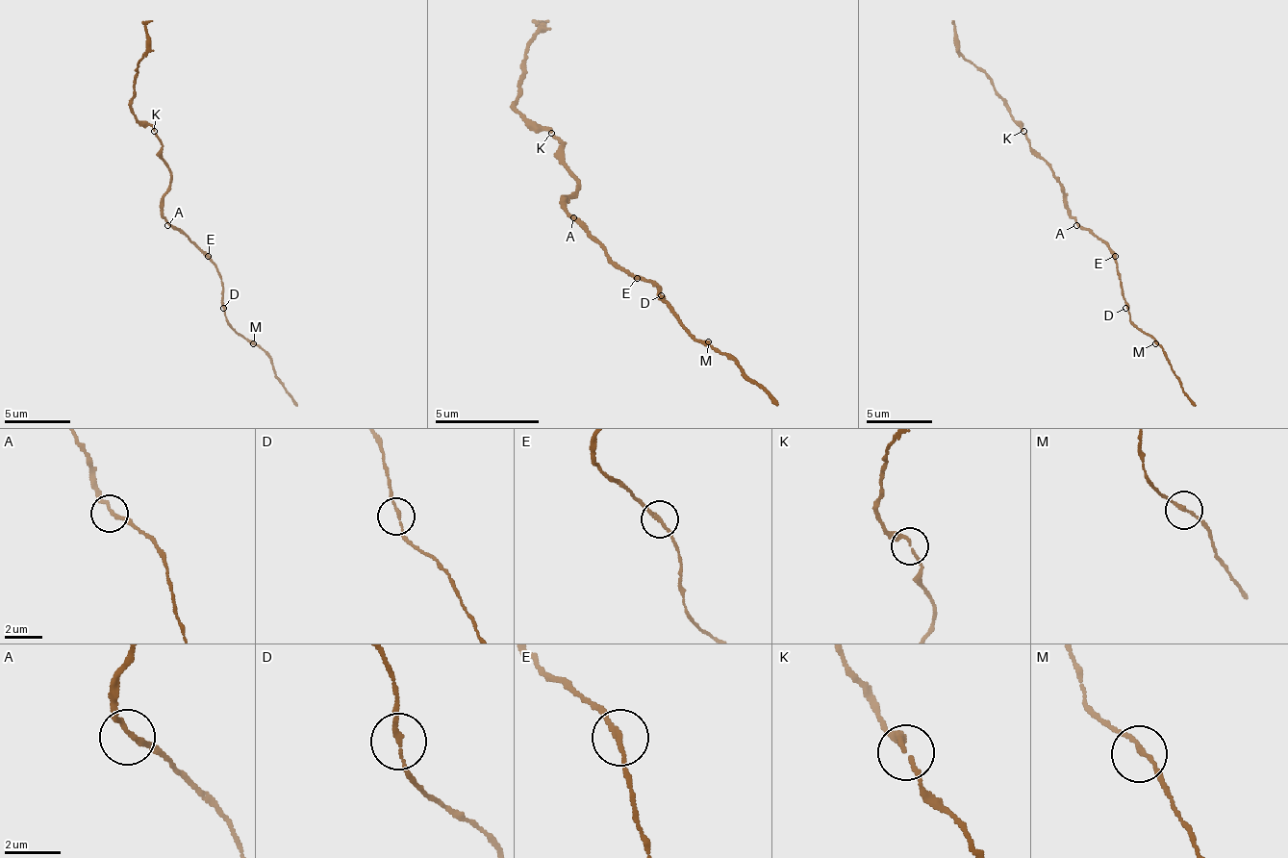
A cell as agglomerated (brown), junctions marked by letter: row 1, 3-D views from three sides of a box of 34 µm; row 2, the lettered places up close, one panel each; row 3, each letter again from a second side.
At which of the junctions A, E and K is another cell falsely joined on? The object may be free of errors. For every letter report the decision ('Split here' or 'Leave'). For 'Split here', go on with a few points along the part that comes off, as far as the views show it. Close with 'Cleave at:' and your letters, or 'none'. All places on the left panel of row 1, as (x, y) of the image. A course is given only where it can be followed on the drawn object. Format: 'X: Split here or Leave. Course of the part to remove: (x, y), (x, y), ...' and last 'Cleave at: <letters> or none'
A: Leave
E: Leave
K: Leave
Cleave at: none

